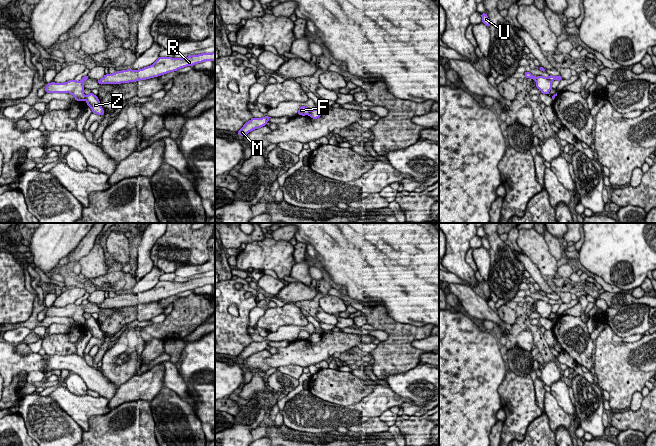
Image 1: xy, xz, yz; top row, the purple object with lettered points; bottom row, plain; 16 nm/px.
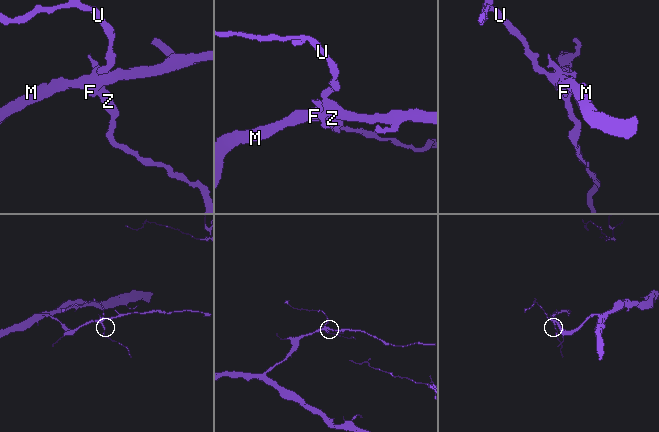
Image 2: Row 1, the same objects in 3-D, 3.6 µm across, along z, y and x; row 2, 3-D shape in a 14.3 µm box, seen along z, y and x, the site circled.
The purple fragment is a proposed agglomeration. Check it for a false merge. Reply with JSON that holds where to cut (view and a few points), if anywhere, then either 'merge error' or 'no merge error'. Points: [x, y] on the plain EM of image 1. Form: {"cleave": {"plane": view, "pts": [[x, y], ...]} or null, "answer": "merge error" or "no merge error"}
{"cleave": {"plane": "yz", "pts": [[547, 302], [551, 305]]}, "answer": "merge error"}

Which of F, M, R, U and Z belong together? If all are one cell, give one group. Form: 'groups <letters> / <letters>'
groups F M R U / Z

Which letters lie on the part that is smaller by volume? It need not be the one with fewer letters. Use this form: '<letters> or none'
Z

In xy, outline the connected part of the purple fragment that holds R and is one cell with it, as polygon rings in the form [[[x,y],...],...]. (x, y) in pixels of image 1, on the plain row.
[[[215,276],[190,279],[186,282],[159,281],[152,289],[139,294],[122,294],[113,298],[105,298],[97,306],[102,308],[121,308],[146,304],[161,300],[170,296],[177,295],[180,292],[193,290],[204,285],[215,285]]]

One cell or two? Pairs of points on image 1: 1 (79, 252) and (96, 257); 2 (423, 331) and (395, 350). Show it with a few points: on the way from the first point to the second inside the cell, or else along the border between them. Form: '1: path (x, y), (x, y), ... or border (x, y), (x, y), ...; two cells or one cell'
1: border (95, 242), (94, 246), (77, 261); two cells
2: path (416, 333), (412, 333), (402, 343); one cell

